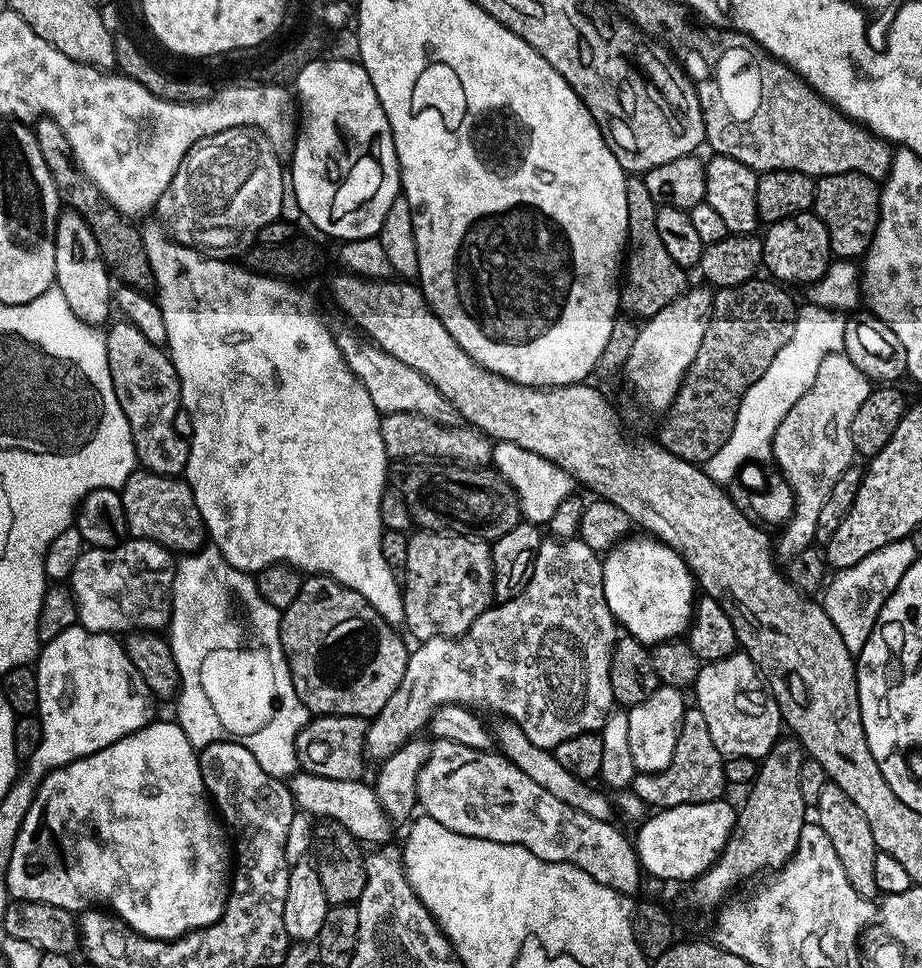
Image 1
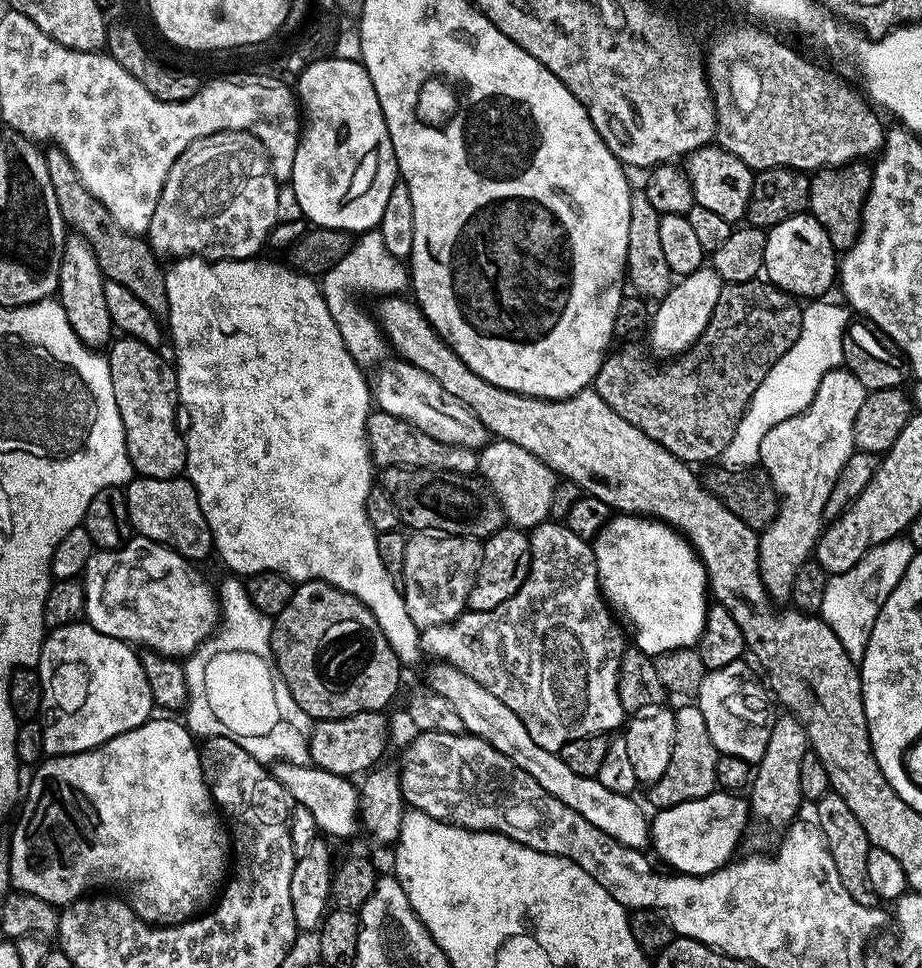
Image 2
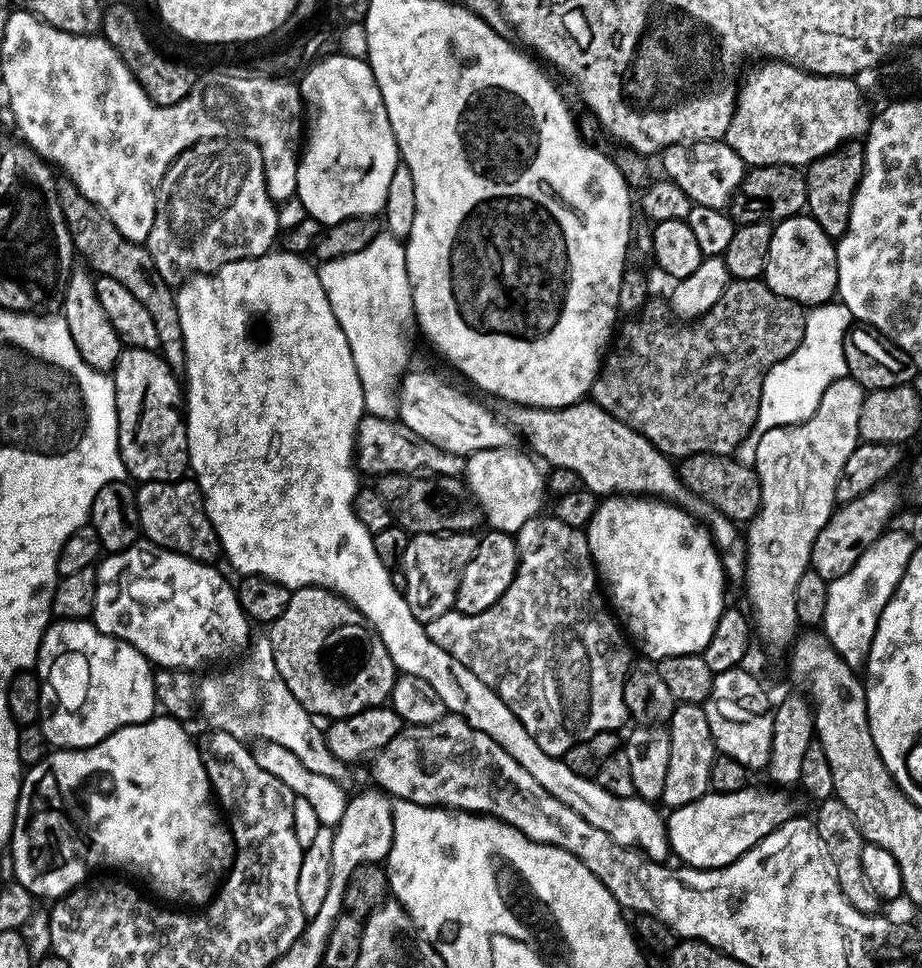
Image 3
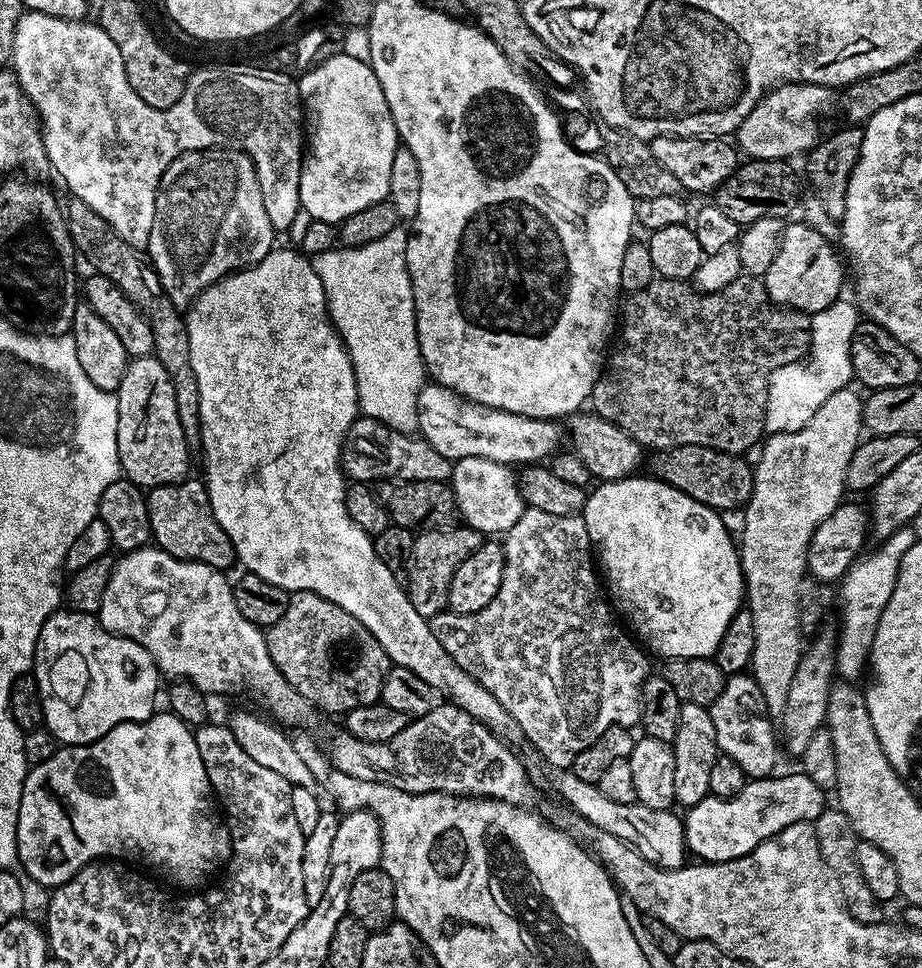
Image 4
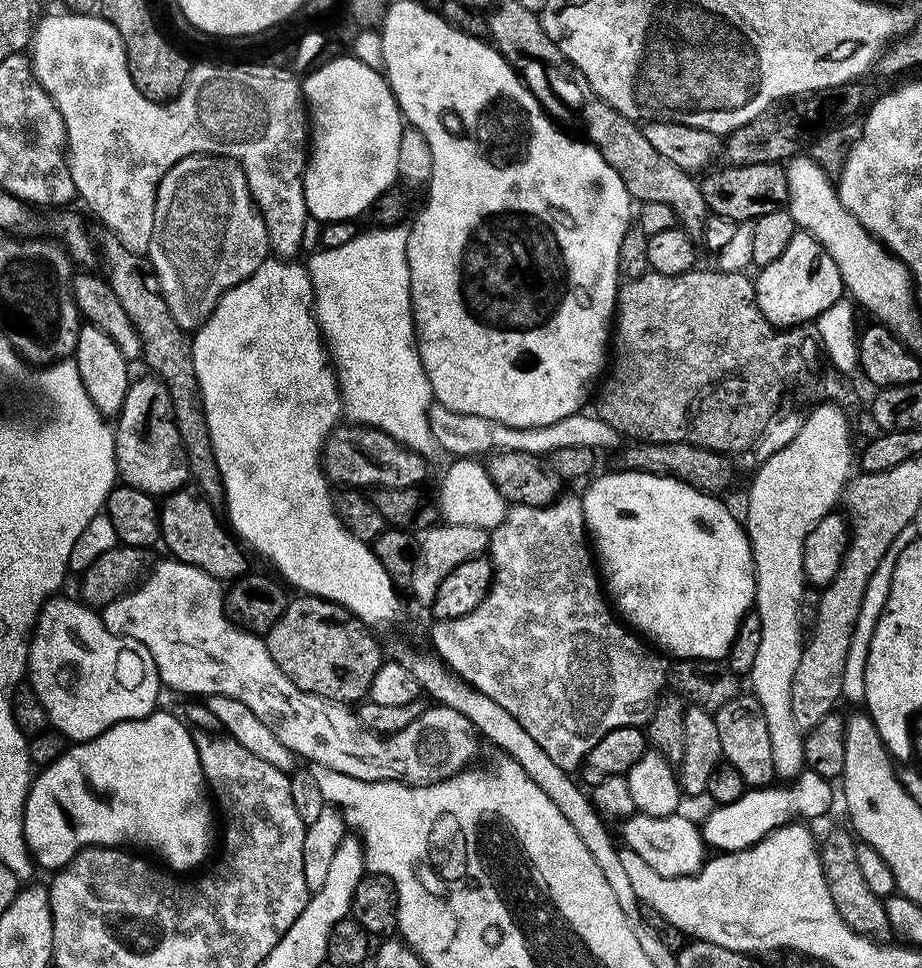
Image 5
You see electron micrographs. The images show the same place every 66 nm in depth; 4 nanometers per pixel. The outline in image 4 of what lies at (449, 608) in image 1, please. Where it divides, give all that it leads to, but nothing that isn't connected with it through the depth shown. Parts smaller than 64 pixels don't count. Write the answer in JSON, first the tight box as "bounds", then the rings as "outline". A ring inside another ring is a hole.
{"bounds":[406,526,482,618],"outline":[[[445,526],[432,532],[421,532],[413,539],[412,549],[406,565],[406,591],[414,610],[425,618],[441,615],[445,611],[450,588],[450,578],[454,578],[454,570],[478,550],[482,542],[481,533],[467,526]]]}

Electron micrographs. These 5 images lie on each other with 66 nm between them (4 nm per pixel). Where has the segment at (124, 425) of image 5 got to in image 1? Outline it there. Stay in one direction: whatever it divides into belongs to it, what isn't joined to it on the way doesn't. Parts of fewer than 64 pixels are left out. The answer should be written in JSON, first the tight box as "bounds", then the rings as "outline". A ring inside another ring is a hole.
{"bounds":[104,318,189,477],"outline":[[[123,318],[117,321],[116,325],[113,323],[107,329],[104,337],[106,358],[110,366],[110,378],[114,382],[114,394],[118,398],[118,406],[122,406],[122,414],[126,414],[126,422],[130,422],[132,427],[134,450],[139,467],[159,476],[179,477],[184,467],[188,465],[189,441],[185,437],[183,440],[179,430],[172,425],[176,420],[176,415],[181,415],[182,405],[180,403],[180,379],[172,365],[171,355],[161,345],[147,340],[146,334],[142,334],[138,326],[134,326]]]}

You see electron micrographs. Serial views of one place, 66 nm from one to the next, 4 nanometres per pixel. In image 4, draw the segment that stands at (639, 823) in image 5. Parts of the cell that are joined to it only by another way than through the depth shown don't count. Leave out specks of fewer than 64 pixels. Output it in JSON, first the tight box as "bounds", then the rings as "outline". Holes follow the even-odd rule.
{"bounds":[556,770,686,868],"outline":[[[564,770],[559,773],[560,776],[556,780],[556,788],[560,791],[560,796],[562,799],[566,800],[570,807],[573,808],[574,811],[577,812],[578,815],[581,816],[584,820],[589,820],[590,823],[596,827],[595,831],[597,833],[605,832],[606,834],[614,834],[614,838],[618,838],[622,842],[626,842],[628,845],[631,846],[633,850],[635,850],[638,854],[642,854],[642,858],[646,858],[652,864],[659,864],[661,868],[682,868],[685,867],[686,859],[684,860],[684,856],[686,857],[686,845],[684,842],[684,821],[678,815],[675,816],[675,811],[669,810],[667,808],[648,808],[642,803],[635,803],[635,804],[627,804],[626,802],[613,802],[612,799],[606,798],[606,794],[602,794],[599,790],[599,787],[595,784],[591,784],[590,782],[582,782],[582,778],[578,778],[575,776],[573,772],[570,770]]]}

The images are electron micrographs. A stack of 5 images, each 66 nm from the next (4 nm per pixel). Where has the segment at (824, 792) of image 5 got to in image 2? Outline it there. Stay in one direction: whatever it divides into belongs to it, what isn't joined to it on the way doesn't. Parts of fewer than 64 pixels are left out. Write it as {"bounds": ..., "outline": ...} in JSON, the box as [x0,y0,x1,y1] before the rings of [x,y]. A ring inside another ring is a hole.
{"bounds":[650,790,750,876],"outline":[[[717,790],[706,798],[698,798],[690,802],[682,802],[678,806],[661,808],[650,820],[650,844],[656,852],[669,864],[667,867],[673,873],[686,876],[709,876],[737,855],[736,847],[744,836],[744,831],[750,828],[750,804],[747,799],[739,800],[739,795],[723,790]]]}

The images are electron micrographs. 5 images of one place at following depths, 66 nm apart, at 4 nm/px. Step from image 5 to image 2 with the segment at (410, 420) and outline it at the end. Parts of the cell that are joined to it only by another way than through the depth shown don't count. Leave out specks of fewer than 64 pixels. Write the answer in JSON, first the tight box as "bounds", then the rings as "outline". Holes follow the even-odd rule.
{"bounds":[322,230,410,366],"outline":[[[378,230],[365,232],[353,243],[350,254],[342,258],[322,277],[322,291],[326,298],[326,306],[342,334],[342,342],[346,342],[348,353],[361,366],[375,365],[385,359],[386,337],[371,315],[368,316],[356,305],[352,292],[377,292],[383,298],[389,294],[400,294],[409,287],[410,272],[405,261],[399,260],[390,250],[386,250],[386,242],[382,242],[382,234]]]}

